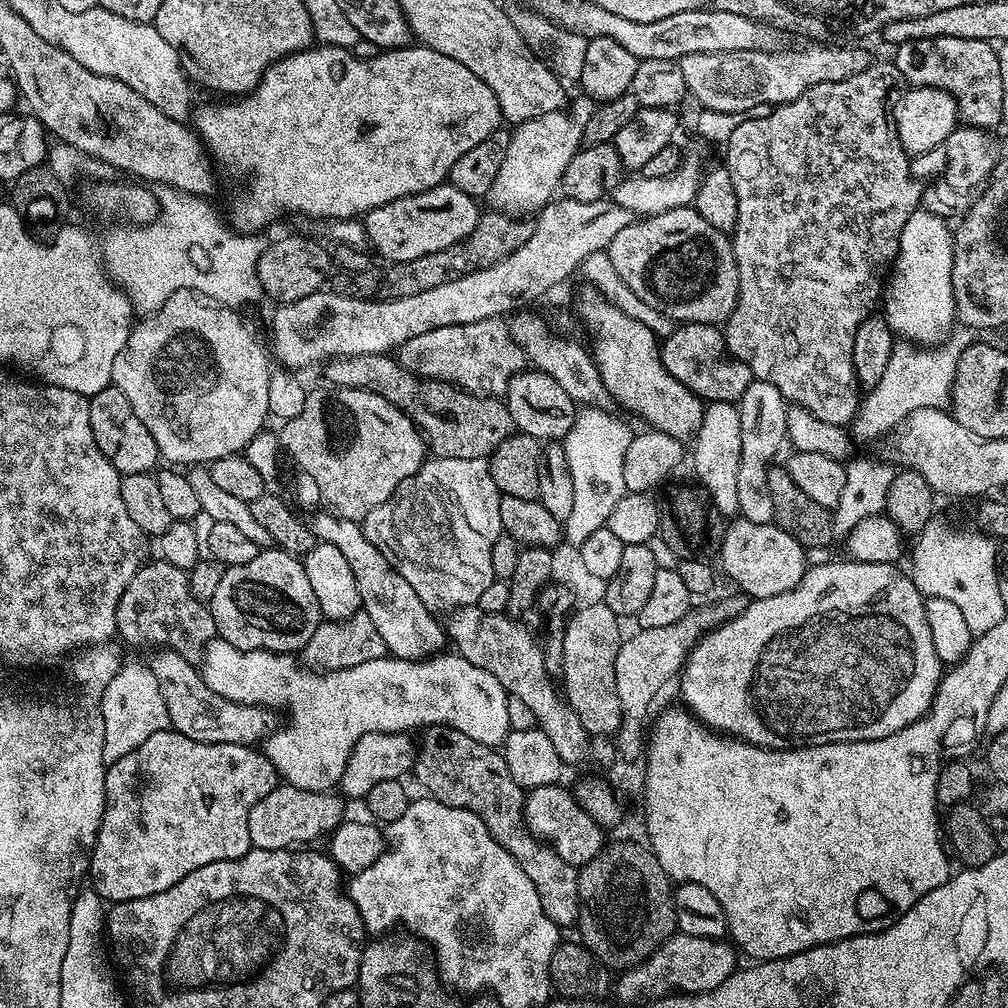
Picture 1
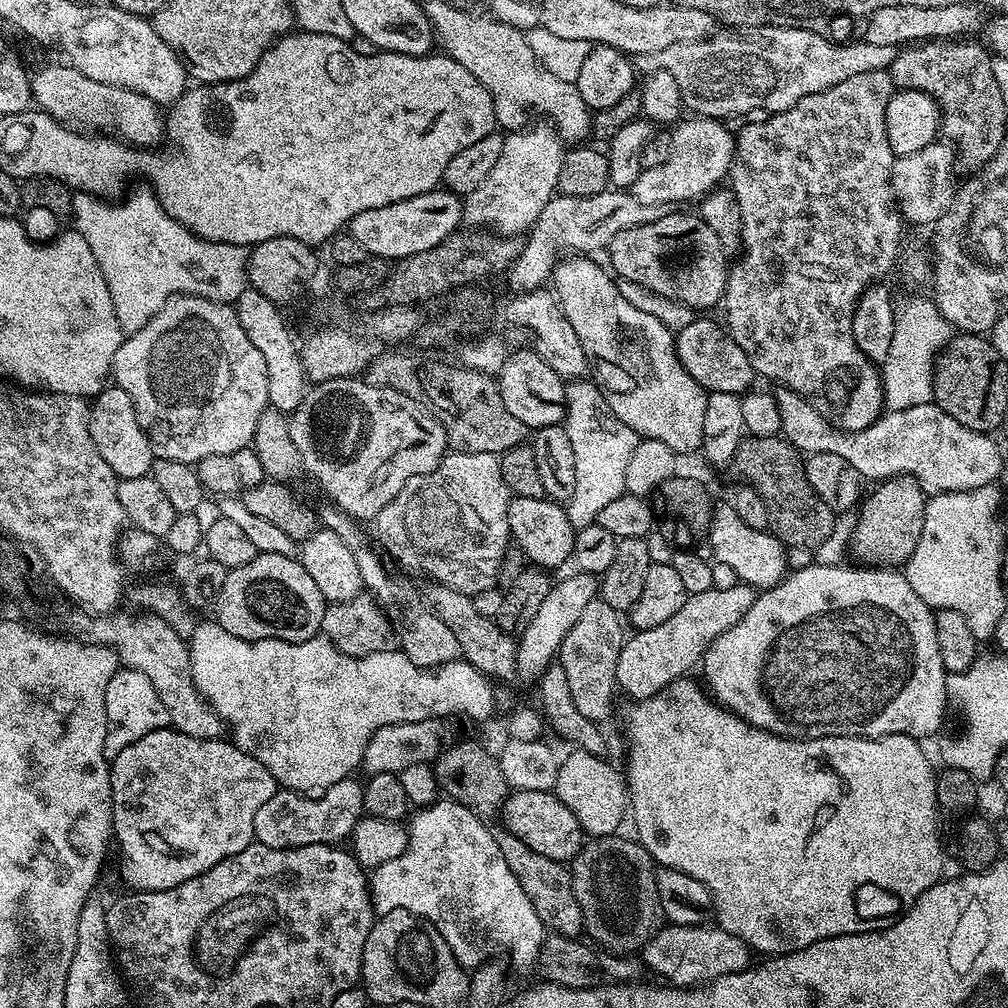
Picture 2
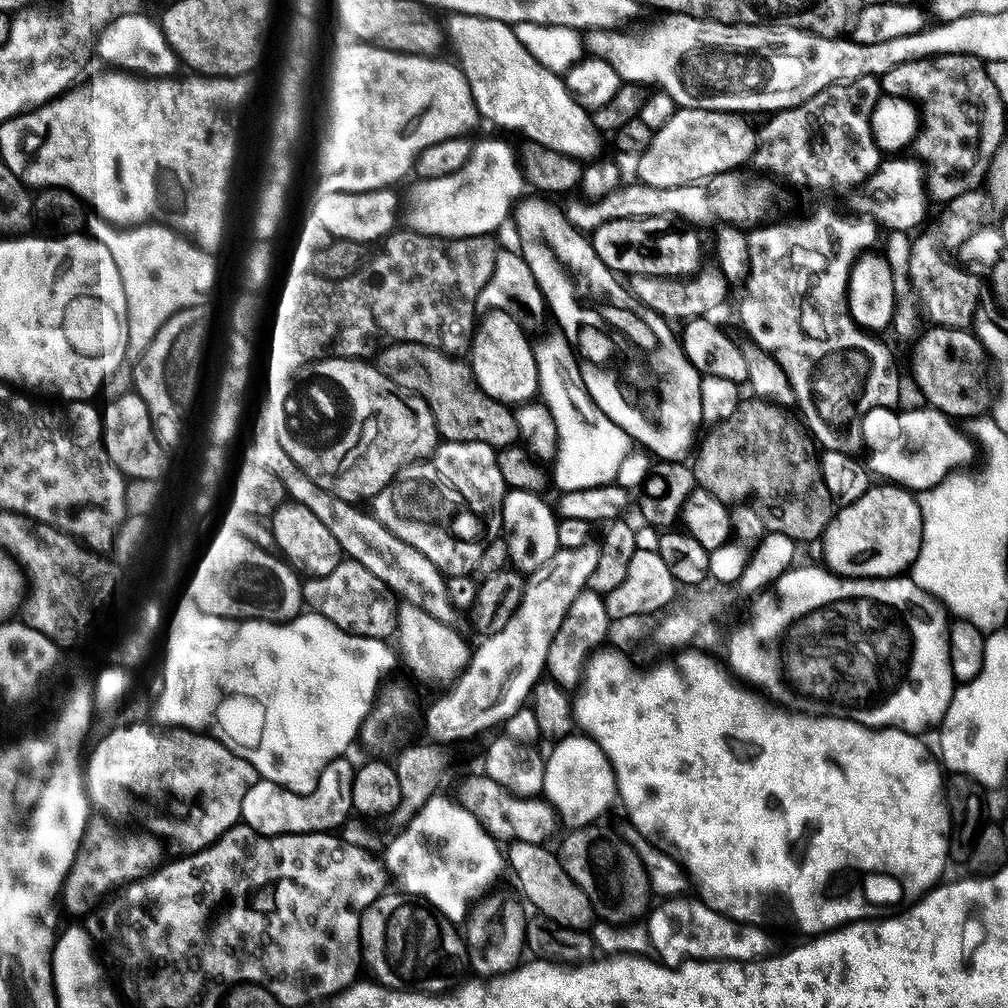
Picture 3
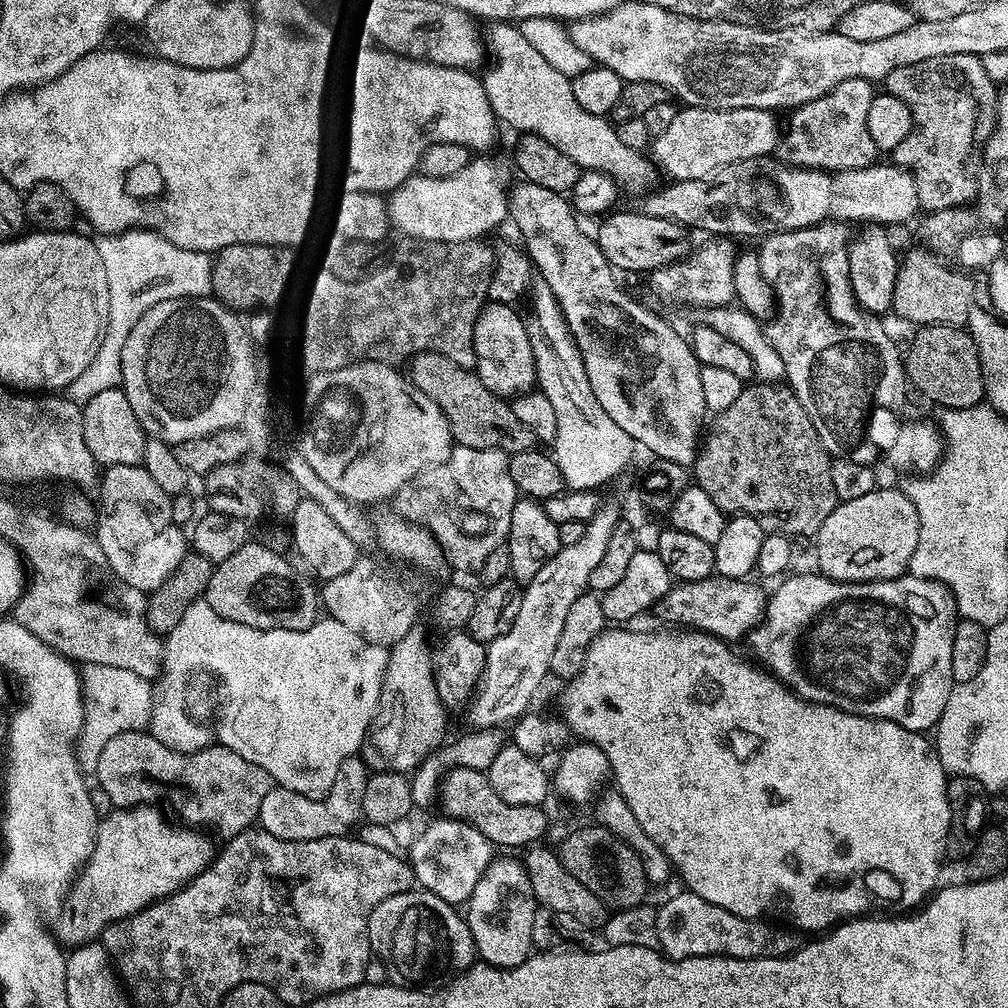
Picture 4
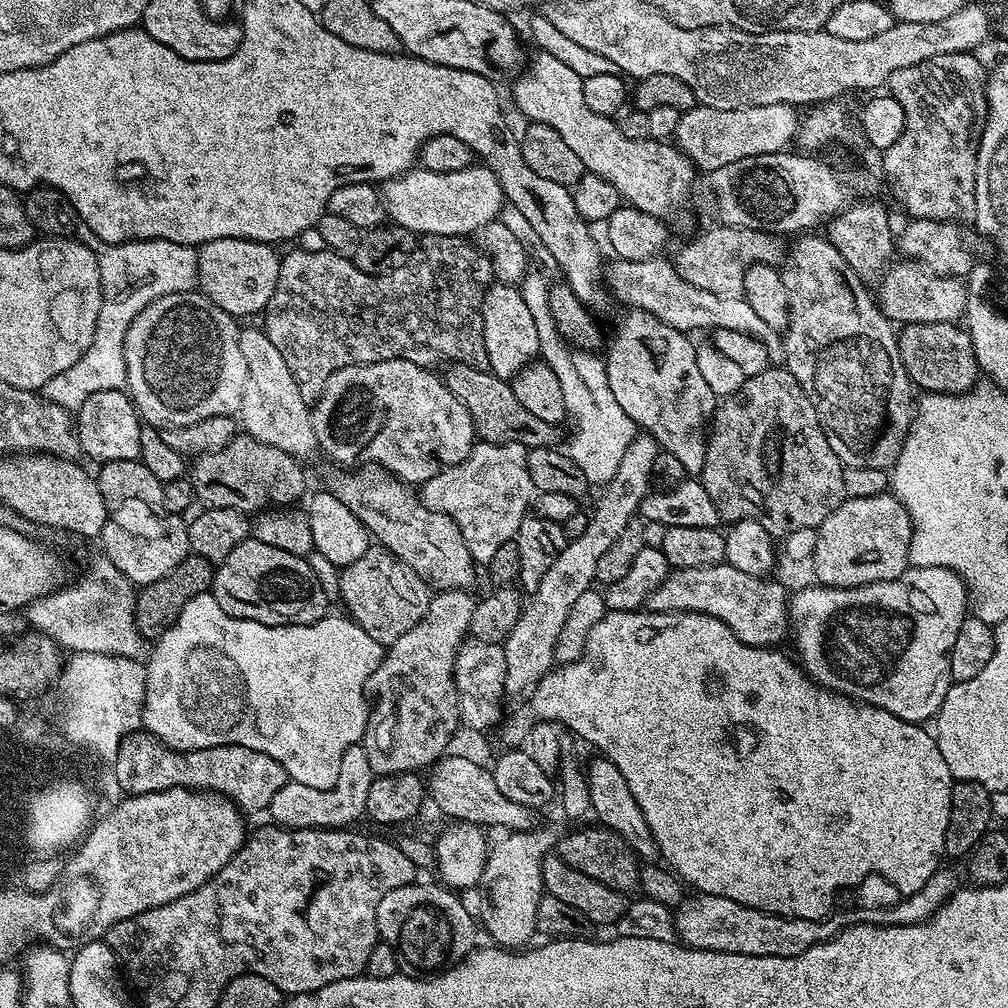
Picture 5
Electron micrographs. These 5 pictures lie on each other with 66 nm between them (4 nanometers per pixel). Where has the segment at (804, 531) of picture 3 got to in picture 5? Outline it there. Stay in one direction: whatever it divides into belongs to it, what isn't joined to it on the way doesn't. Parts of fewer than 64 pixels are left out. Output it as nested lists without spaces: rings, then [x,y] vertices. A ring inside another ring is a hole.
[[[759,372],[757,376],[747,377],[734,395],[719,401],[708,426],[700,481],[710,496],[717,517],[726,524],[756,521],[756,516],[760,516],[760,504],[764,504],[764,496],[768,496],[768,492],[776,492],[776,484],[784,480],[784,436],[788,436],[788,448],[792,448],[792,436],[804,436],[804,428],[823,427],[815,401],[796,384],[795,378],[772,375]]]

